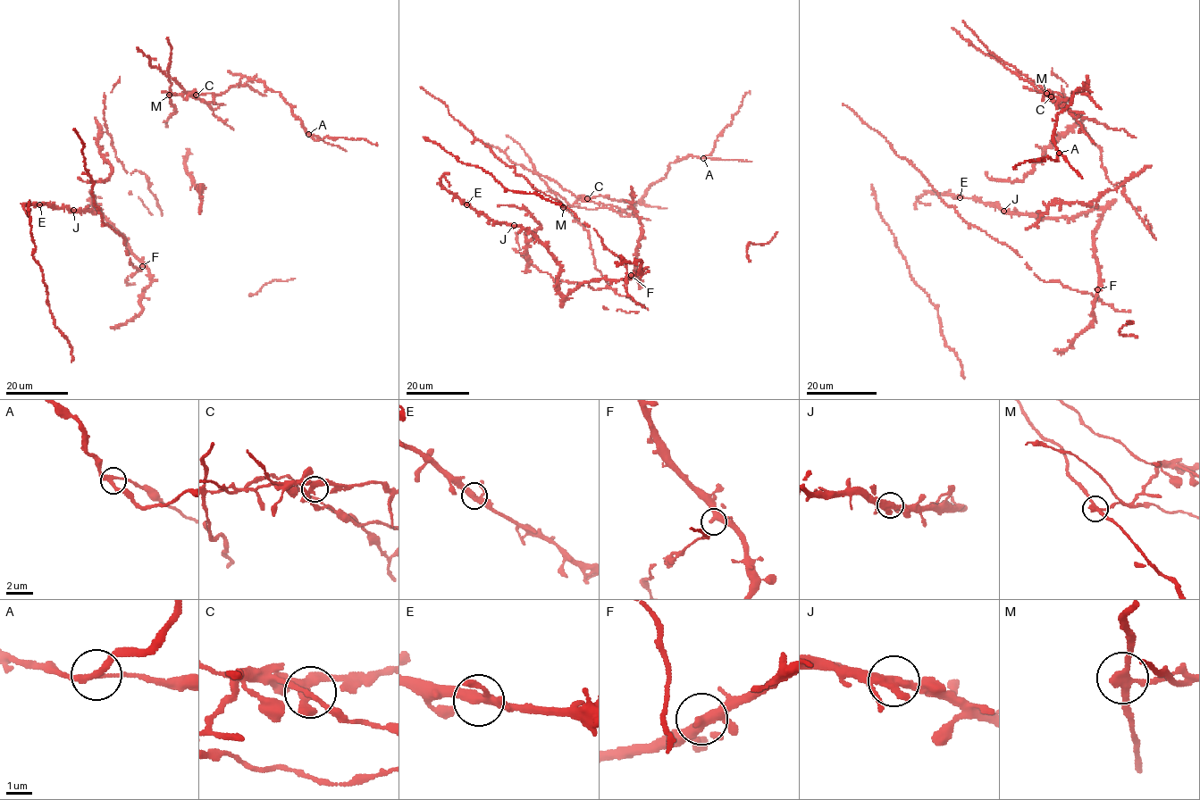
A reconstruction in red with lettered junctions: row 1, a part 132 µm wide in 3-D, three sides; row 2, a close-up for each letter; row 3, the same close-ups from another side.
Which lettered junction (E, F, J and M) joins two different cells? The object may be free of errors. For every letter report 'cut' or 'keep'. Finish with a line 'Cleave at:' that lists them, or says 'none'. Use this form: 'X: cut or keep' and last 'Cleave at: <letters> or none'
E: keep
F: keep
J: keep
M: cut
Cleave at: M

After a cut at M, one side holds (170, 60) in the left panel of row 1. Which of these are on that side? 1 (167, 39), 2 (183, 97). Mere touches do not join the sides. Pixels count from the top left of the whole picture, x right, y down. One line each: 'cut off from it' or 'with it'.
1: with it
2: cut off from it

